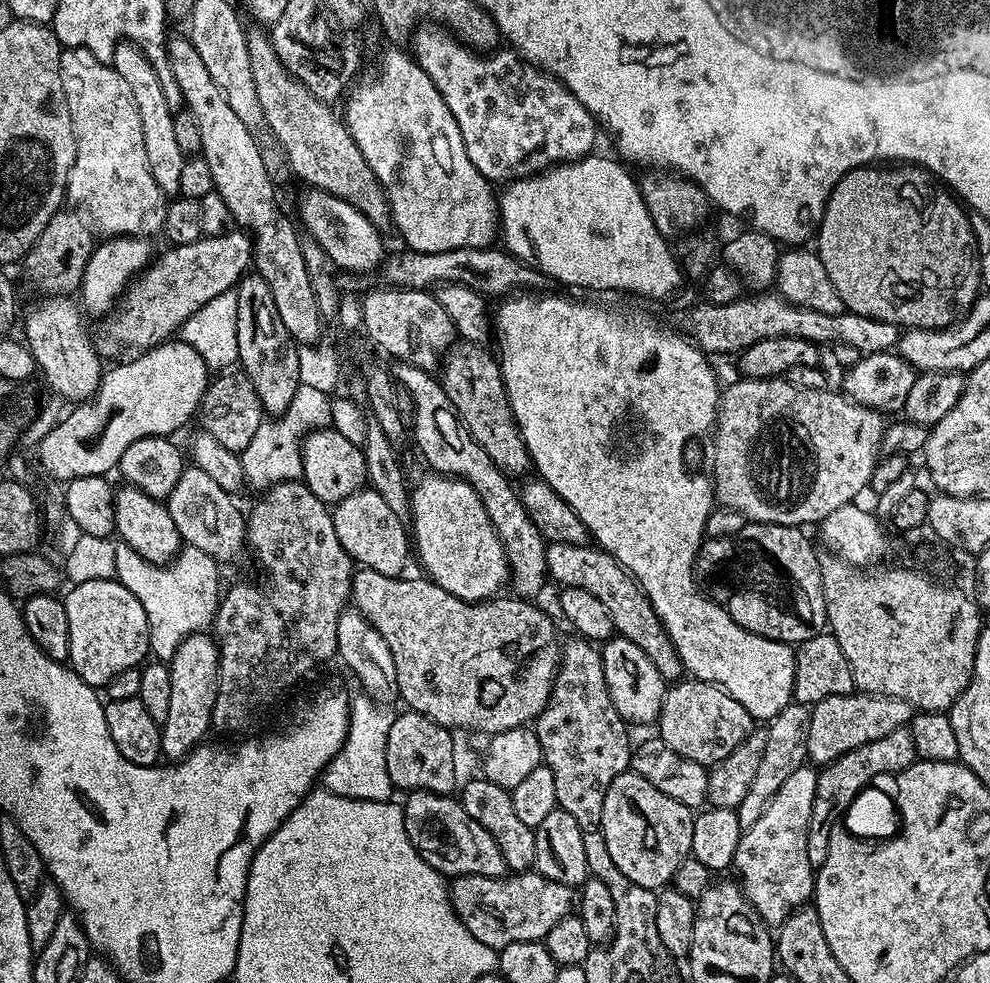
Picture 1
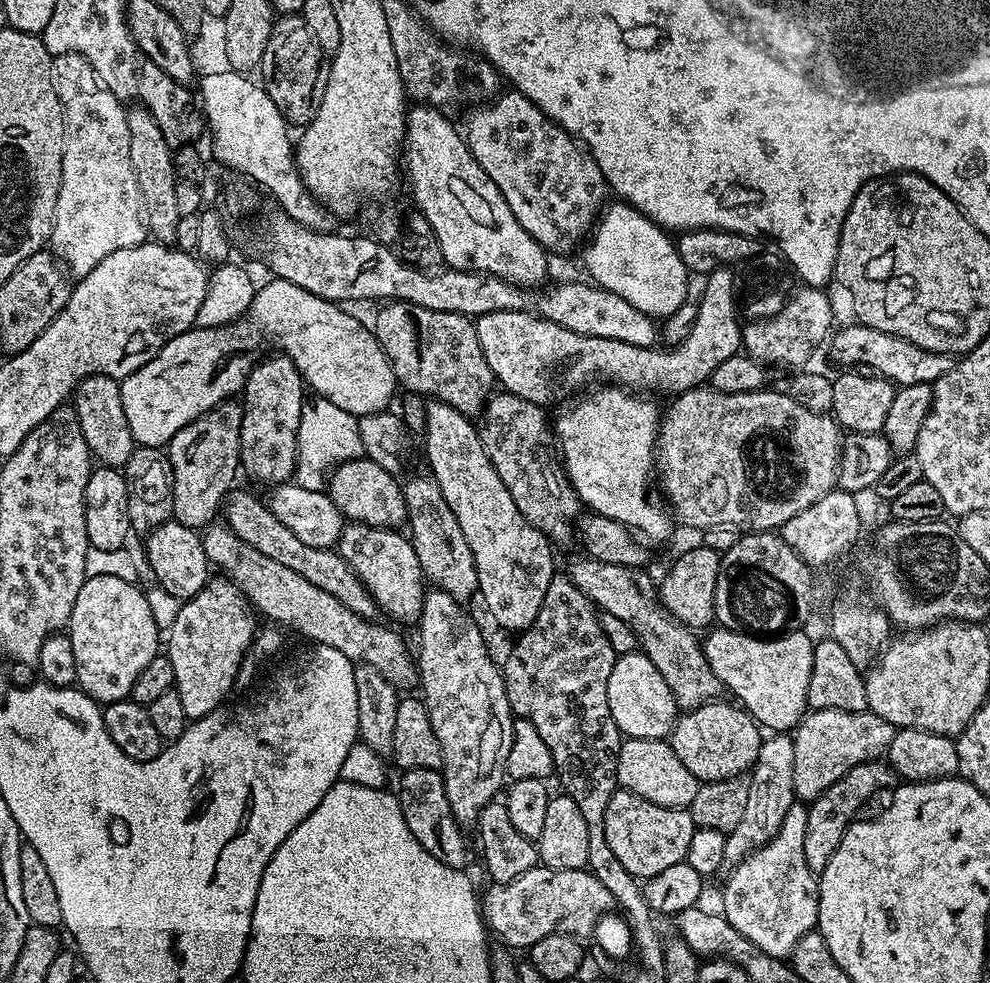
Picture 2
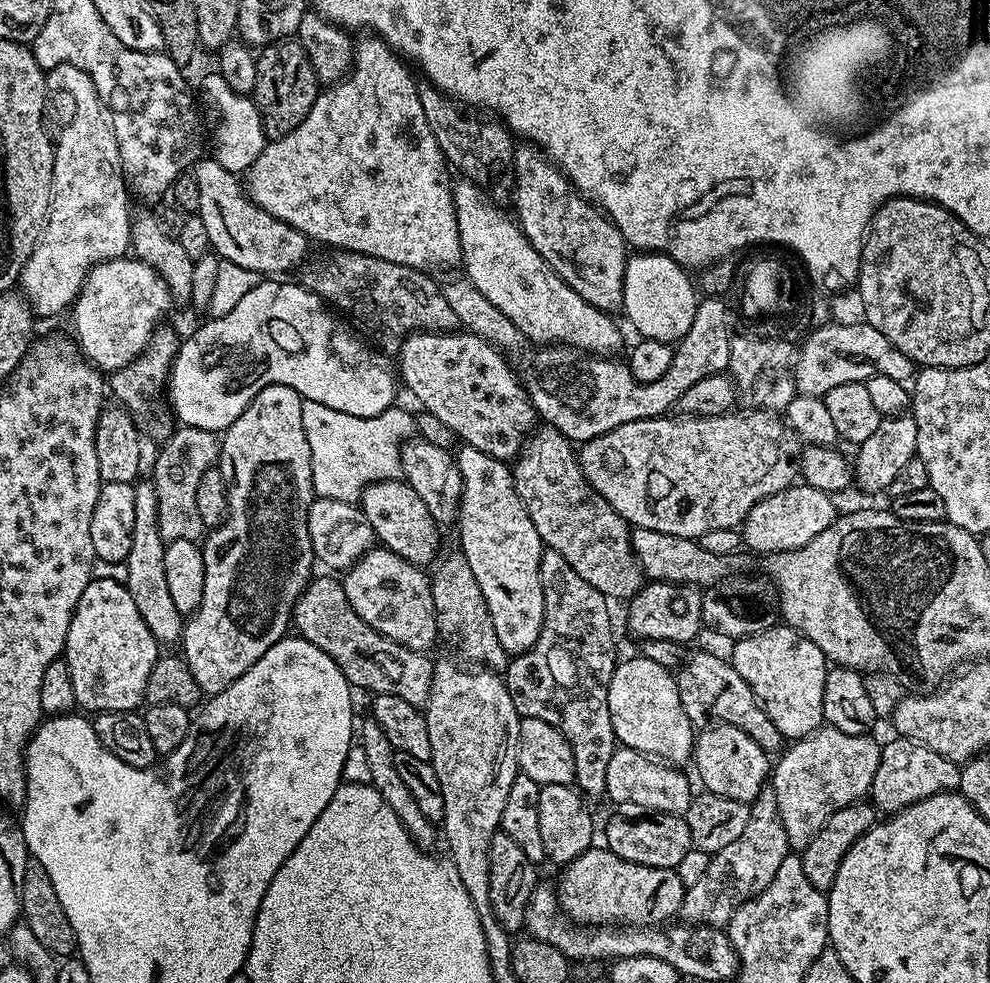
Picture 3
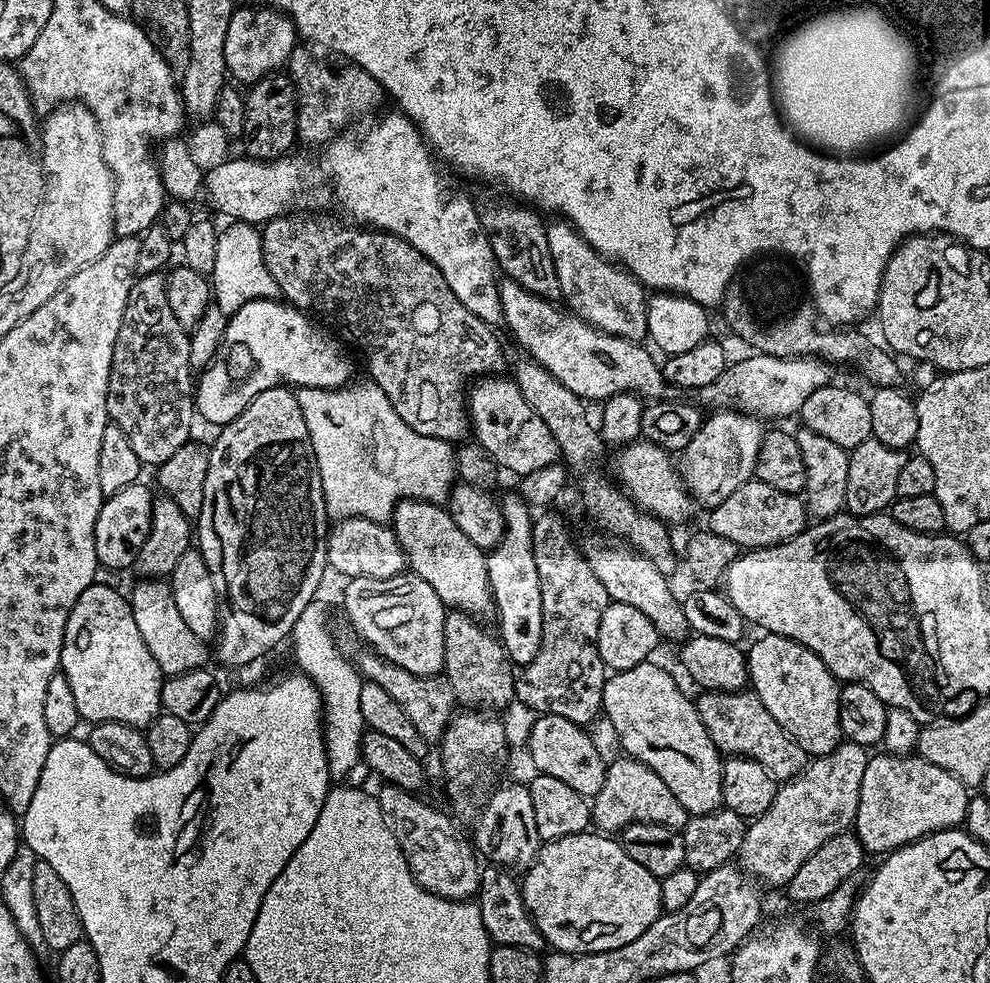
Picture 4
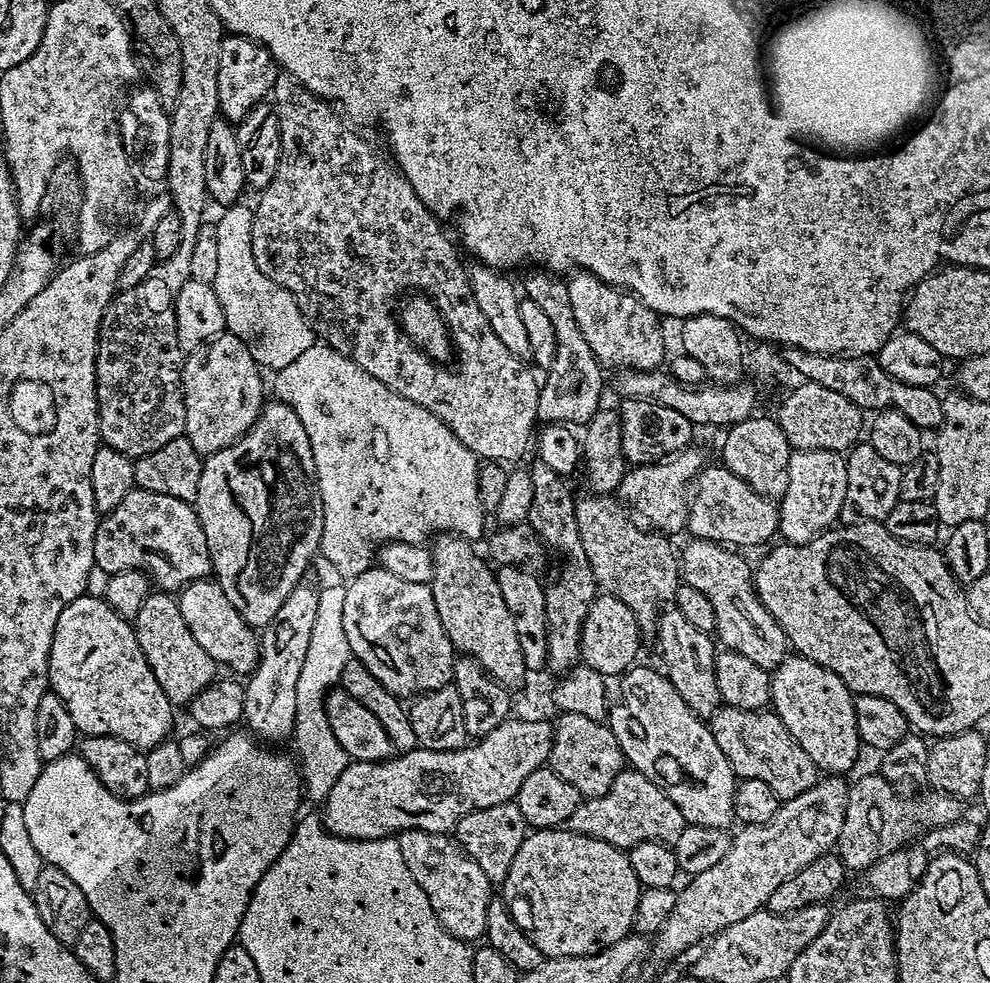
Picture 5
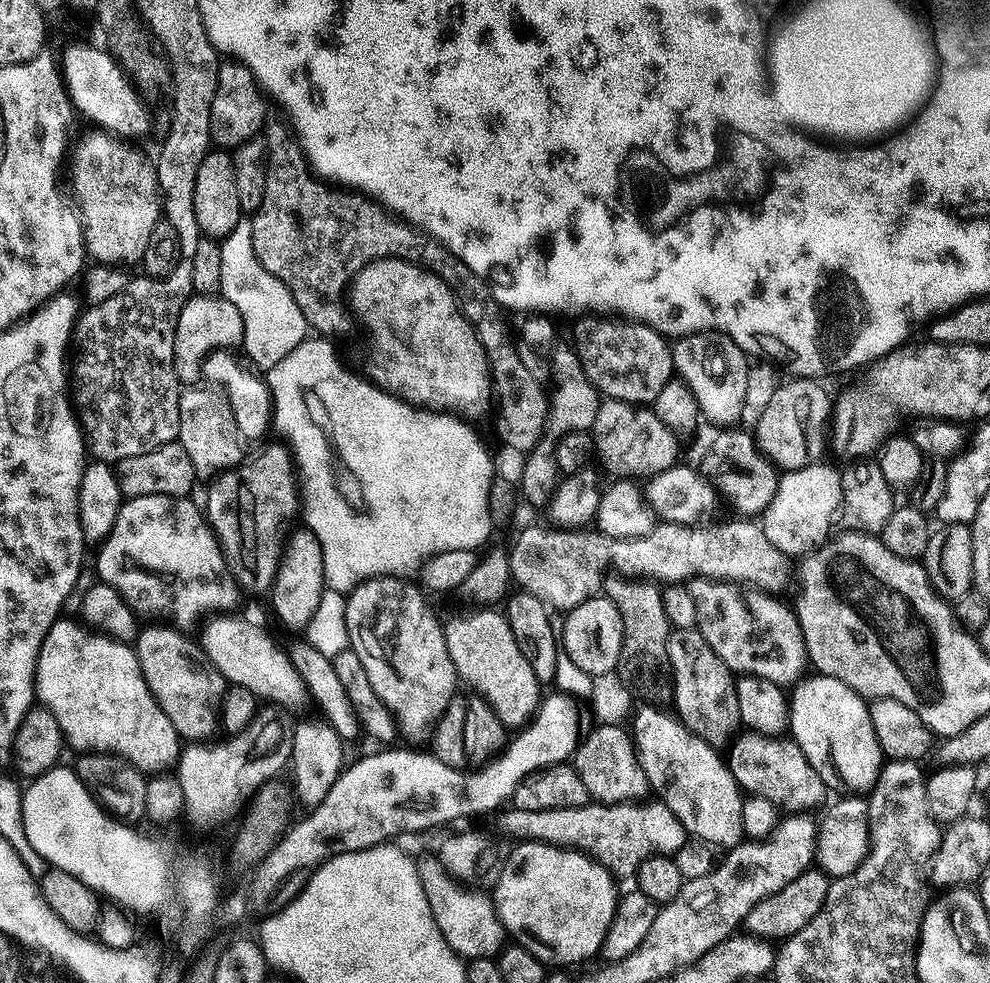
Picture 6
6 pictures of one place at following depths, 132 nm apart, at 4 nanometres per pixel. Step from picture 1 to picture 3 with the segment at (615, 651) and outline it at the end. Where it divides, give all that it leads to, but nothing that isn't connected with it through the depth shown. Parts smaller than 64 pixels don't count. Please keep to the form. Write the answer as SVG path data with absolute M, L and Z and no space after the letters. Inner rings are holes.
M633 656L633 660L621 659L617 663L608 687L610 722L617 741L623 747L644 752L665 764L687 765L692 759L697 733L690 718L686 718L686 710L682 710L675 675L658 666L658 662L650 662L650 658Z

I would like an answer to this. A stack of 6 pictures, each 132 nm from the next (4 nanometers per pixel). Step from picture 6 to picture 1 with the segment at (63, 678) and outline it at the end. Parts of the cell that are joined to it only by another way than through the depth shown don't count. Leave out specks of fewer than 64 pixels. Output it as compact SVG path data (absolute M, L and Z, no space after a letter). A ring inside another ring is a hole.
M113 578L72 584L67 592L68 596L63 597L66 618L70 622L70 654L67 663L73 672L78 673L91 688L100 690L118 674L122 674L122 670L130 670L145 663L150 652L146 610L142 610L142 602L138 602L138 598L134 598L134 594L126 590L126 586Z

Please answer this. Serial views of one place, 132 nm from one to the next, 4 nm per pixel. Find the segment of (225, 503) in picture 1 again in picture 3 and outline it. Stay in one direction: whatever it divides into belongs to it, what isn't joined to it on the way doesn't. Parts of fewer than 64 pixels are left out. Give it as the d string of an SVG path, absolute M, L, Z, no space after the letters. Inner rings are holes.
M317 575L297 600L295 631L305 640L314 642L318 650L326 650L326 654L338 662L338 670L346 674L353 689L365 688L371 694L394 694L394 698L402 698L417 706L427 704L436 669L433 657L410 650L362 622L346 598L343 583L335 575L324 575Z

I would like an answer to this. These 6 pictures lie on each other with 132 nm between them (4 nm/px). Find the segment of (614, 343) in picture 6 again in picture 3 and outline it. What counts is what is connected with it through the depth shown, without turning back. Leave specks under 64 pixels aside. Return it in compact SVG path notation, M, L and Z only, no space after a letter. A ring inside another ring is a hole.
M524 142L513 151L512 154L512 174L514 177L514 197L516 196L516 214L515 219L518 221L519 228L524 232L524 236L534 246L534 250L538 250L538 254L542 254L542 258L546 258L546 262L554 270L554 274L558 274L558 278L562 278L562 282L566 282L566 286L570 286L570 290L574 290L574 294L579 294L581 298L586 298L586 302L590 302L590 306L598 306L598 310L609 314L616 314L624 307L624 275L626 274L626 266L630 255L630 245L625 240L623 234L618 230L618 226L614 226L614 222L608 216L603 208L592 203L583 192L579 192L574 187L572 181L531 142Z

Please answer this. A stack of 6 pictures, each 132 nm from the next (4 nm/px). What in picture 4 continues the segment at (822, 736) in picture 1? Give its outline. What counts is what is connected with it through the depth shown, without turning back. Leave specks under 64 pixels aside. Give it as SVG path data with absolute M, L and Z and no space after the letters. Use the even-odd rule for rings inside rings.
M842 742L830 754L815 757L792 780L783 781L776 789L774 802L770 802L770 810L745 827L738 853L739 867L757 881L787 886L790 878L798 874L798 866L822 842L855 825L862 774L866 774L869 759L862 745Z

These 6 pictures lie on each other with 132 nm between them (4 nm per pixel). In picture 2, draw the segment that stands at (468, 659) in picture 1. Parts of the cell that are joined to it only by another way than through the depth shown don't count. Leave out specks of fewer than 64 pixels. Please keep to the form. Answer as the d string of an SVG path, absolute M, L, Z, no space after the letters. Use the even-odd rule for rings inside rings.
M233 487L232 491L224 497L222 520L230 530L234 530L234 534L238 534L238 538L242 538L242 542L246 542L246 546L254 546L254 550L266 554L266 558L274 558L274 562L294 570L294 574L302 574L306 582L318 586L318 590L326 590L326 594L338 598L338 602L354 610L354 614L365 616L368 620L377 619L378 609L374 598L366 590L358 574L354 574L354 570L340 557L339 551L332 548L319 549L316 546L306 546L293 531L288 530L274 516L263 499L260 501L254 493L240 487Z

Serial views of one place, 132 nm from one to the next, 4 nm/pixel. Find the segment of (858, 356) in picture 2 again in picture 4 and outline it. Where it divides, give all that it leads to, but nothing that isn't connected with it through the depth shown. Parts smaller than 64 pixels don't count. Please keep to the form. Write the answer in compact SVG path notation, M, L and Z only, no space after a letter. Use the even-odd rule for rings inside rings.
M748 354L745 360L729 363L728 367L710 386L695 389L694 400L704 410L735 410L765 421L779 416L795 417L802 402L814 390L829 387L833 370L824 360L814 356L772 357Z

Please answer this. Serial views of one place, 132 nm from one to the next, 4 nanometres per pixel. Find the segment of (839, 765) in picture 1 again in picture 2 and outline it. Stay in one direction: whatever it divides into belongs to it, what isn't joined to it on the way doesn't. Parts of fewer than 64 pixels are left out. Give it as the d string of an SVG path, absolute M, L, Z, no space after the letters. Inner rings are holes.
M883 759L867 760L865 764L854 766L834 782L816 800L807 805L808 817L806 818L805 853L806 866L810 870L819 873L826 870L826 862L834 858L834 850L838 850L838 842L842 842L842 834L852 824L853 820L861 815L864 803L871 798L875 792L880 792L888 783L894 780L891 764Z

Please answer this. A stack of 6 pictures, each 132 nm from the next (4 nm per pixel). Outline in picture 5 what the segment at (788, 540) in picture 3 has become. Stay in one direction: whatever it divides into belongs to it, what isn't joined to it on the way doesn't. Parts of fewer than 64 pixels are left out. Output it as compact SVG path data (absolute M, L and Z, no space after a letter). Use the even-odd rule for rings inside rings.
M707 468L699 473L698 479L691 485L686 500L687 531L692 531L693 537L713 540L716 544L731 546L736 550L756 548L764 543L767 545L767 540L778 532L777 505L769 497L760 496L746 486L728 468Z

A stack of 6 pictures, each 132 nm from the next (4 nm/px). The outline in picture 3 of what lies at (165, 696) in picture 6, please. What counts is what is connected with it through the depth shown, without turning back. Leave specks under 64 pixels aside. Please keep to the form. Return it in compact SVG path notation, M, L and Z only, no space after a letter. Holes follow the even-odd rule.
M144 478L134 487L134 530L130 542L130 554L124 564L129 574L127 585L130 598L134 598L134 606L138 606L138 614L142 614L142 622L146 622L146 626L150 626L150 634L154 634L156 643L160 646L164 646L164 644L179 645L184 635L184 625L186 623L185 613L180 612L178 606L174 606L174 597L170 595L170 589L166 582L165 547L166 541L158 530L158 494L156 493L156 487L152 484L151 479Z

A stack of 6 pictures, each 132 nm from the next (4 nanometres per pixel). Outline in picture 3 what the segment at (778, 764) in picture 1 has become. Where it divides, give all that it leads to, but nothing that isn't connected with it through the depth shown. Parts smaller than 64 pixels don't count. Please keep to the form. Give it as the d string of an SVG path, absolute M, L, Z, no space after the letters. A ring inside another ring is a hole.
M770 786L758 794L748 805L750 822L742 830L742 835L734 838L730 846L711 853L712 861L706 866L706 874L699 882L694 882L684 893L680 916L689 924L708 924L712 928L727 925L728 920L738 910L742 902L757 896L770 884L778 866L790 855L788 835L778 814L778 800Z

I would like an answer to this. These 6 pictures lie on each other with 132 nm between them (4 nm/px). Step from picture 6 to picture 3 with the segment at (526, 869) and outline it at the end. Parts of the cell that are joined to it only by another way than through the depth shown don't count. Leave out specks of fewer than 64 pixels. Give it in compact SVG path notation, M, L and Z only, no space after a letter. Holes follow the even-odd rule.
M593 846L563 865L561 872L564 873L560 881L554 884L556 897L566 915L578 924L660 926L680 916L686 889L675 868L626 862L626 858L618 858L607 846Z

